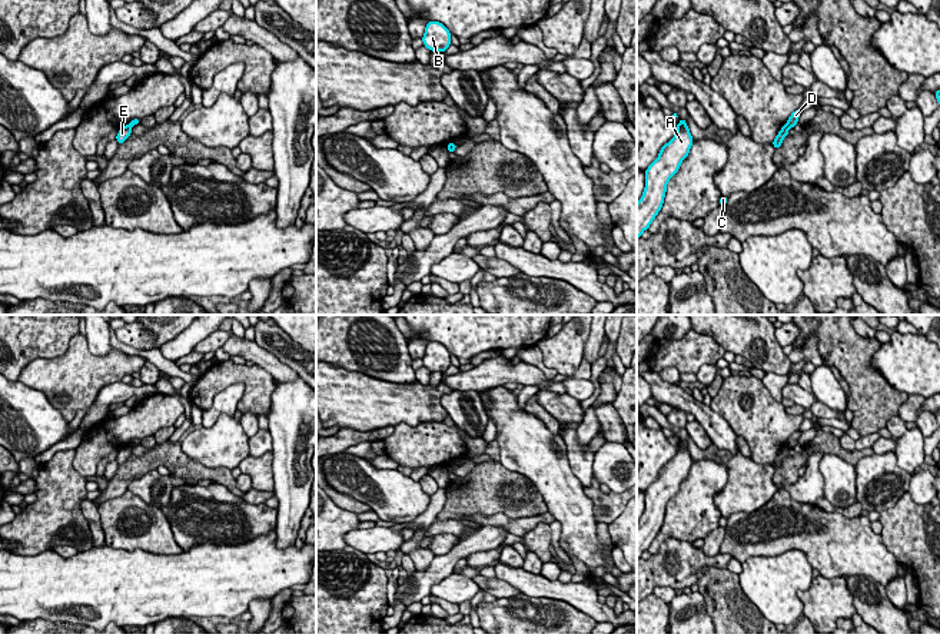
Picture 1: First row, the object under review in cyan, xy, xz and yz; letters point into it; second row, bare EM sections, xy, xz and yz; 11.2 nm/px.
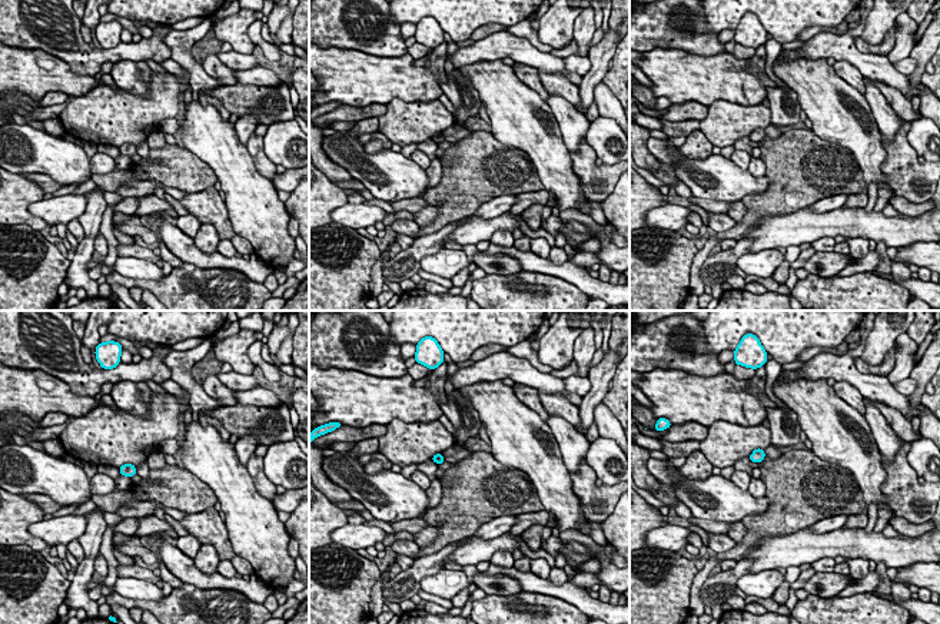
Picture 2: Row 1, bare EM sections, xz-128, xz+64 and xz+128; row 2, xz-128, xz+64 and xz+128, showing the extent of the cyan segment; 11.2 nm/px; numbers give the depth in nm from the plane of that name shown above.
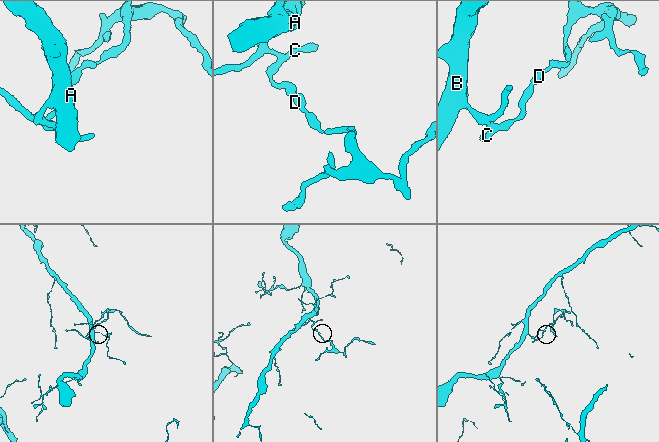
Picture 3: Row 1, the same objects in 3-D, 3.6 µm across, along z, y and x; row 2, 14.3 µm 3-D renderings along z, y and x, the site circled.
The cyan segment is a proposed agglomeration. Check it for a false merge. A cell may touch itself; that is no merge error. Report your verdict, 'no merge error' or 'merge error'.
merge error

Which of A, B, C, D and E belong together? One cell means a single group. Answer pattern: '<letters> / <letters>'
A B C E / D

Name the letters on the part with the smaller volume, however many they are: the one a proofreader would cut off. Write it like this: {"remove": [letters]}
{"remove": ["D"]}

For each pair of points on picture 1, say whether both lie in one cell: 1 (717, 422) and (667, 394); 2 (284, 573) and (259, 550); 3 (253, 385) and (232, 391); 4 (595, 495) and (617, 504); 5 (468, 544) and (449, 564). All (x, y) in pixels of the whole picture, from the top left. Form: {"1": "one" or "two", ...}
{"1": "one", "2": "one", "3": "two", "4": "one", "5": "one"}

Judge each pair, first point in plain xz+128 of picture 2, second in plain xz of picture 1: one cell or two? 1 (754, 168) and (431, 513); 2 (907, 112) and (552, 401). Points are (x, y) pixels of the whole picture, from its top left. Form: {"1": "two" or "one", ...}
{"1": "one", "2": "one"}

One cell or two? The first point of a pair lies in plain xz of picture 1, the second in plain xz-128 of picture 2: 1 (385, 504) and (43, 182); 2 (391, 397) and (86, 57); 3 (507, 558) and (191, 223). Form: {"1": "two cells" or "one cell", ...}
{"1": "two cells", "2": "two cells", "3": "one cell"}

